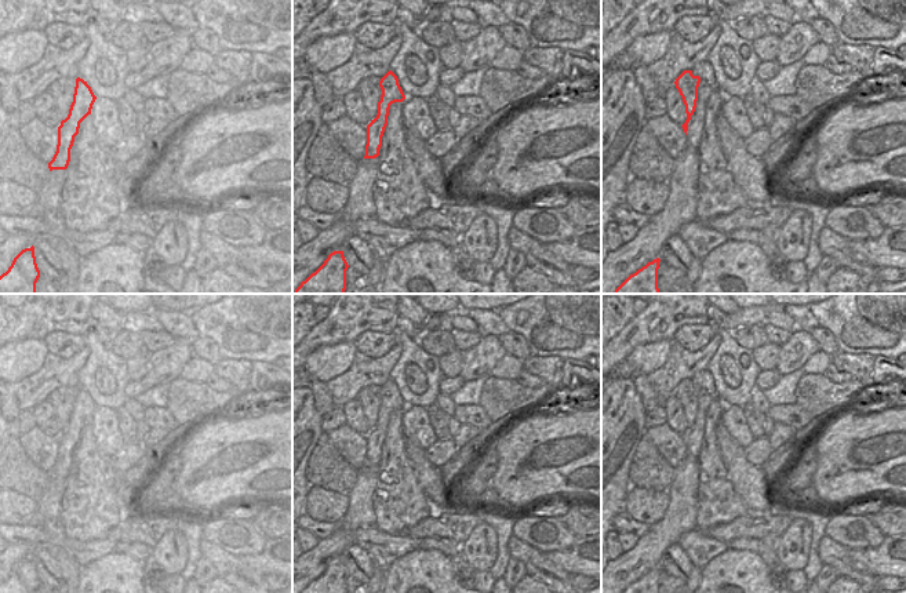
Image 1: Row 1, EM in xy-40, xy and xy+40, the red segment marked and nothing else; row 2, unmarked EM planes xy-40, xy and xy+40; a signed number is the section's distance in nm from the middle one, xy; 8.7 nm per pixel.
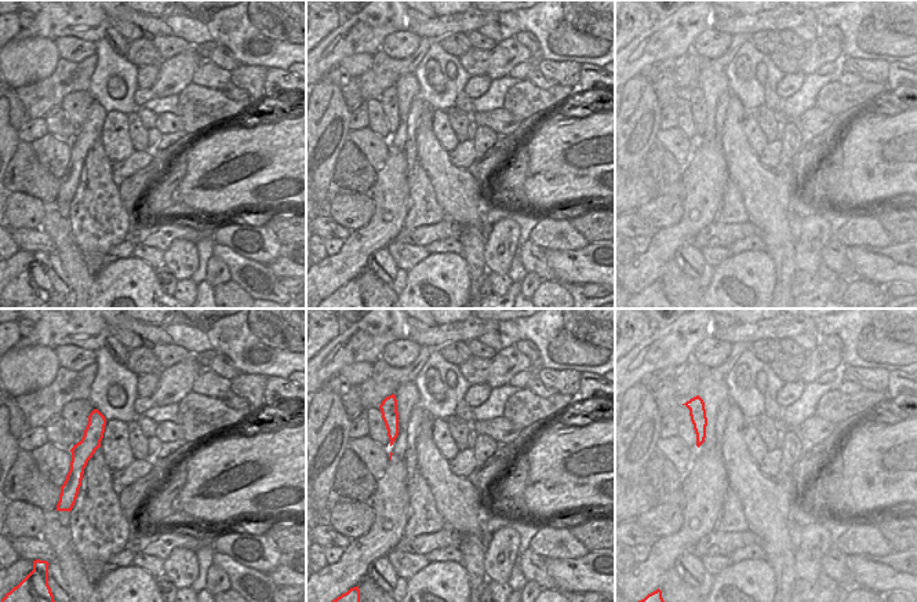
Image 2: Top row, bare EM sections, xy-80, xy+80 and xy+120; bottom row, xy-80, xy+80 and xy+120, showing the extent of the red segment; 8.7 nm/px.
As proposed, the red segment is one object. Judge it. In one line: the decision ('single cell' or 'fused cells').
fused cells

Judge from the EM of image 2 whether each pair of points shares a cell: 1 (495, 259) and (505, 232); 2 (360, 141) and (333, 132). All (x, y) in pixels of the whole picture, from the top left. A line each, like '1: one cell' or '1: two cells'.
1: one cell
2: two cells

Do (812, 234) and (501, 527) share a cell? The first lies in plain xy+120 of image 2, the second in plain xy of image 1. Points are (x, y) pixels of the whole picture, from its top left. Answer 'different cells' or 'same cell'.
different cells

